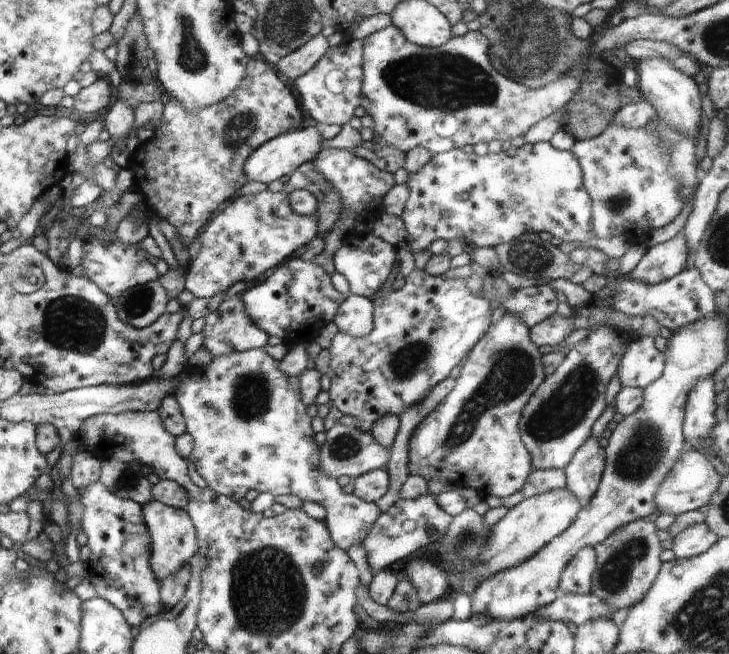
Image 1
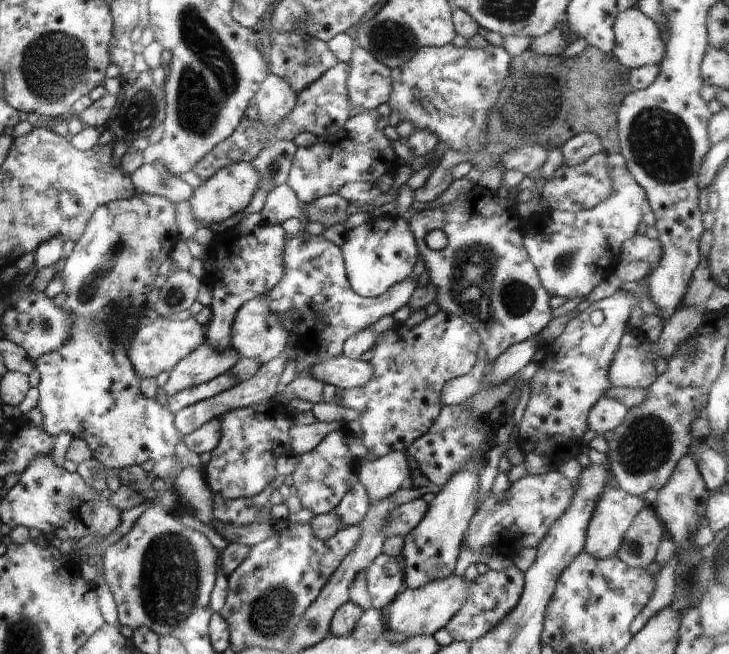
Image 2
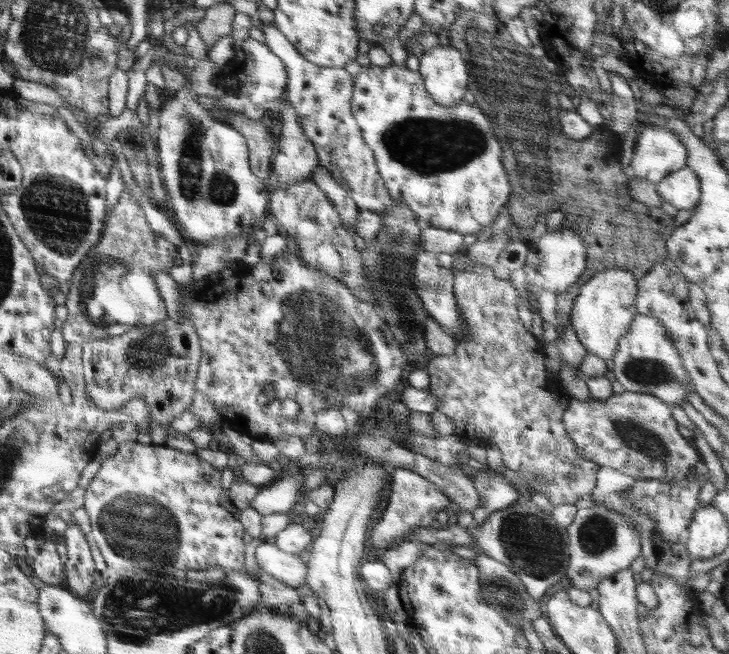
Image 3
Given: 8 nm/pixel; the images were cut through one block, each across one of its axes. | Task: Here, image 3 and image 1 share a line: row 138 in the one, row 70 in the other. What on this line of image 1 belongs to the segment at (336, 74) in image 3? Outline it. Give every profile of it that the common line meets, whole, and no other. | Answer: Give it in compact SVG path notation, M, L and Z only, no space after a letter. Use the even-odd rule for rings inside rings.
M347 37L339 46L329 46L328 51L312 66L306 74L294 80L294 86L300 94L300 107L307 120L323 127L334 125L343 127L349 123L360 105L364 58L362 58L362 40Z

